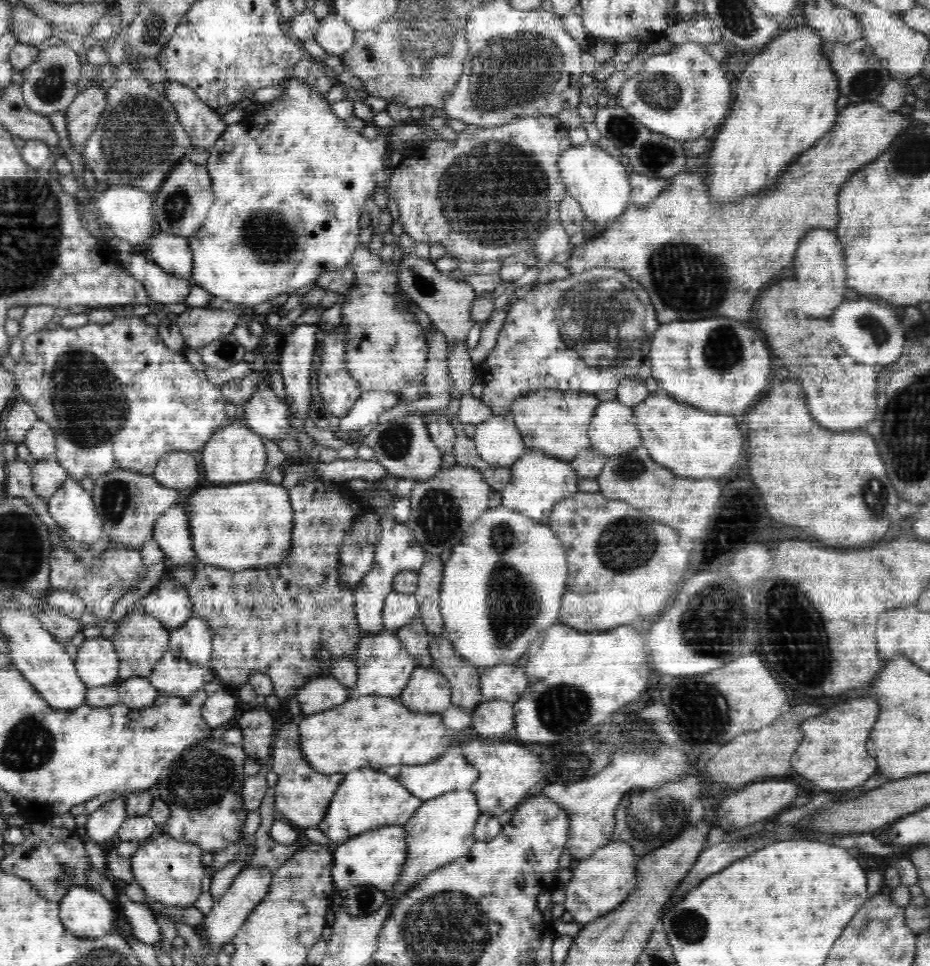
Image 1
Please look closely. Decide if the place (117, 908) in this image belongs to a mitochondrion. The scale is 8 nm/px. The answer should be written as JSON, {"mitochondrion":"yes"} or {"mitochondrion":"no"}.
{"mitochondrion":"no"}

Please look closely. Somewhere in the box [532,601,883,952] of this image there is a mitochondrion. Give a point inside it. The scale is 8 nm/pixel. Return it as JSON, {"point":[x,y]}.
{"point":[701,711]}

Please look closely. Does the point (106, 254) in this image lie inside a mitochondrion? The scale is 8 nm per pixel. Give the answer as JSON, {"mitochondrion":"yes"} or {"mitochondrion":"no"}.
{"mitochondrion":"no"}

